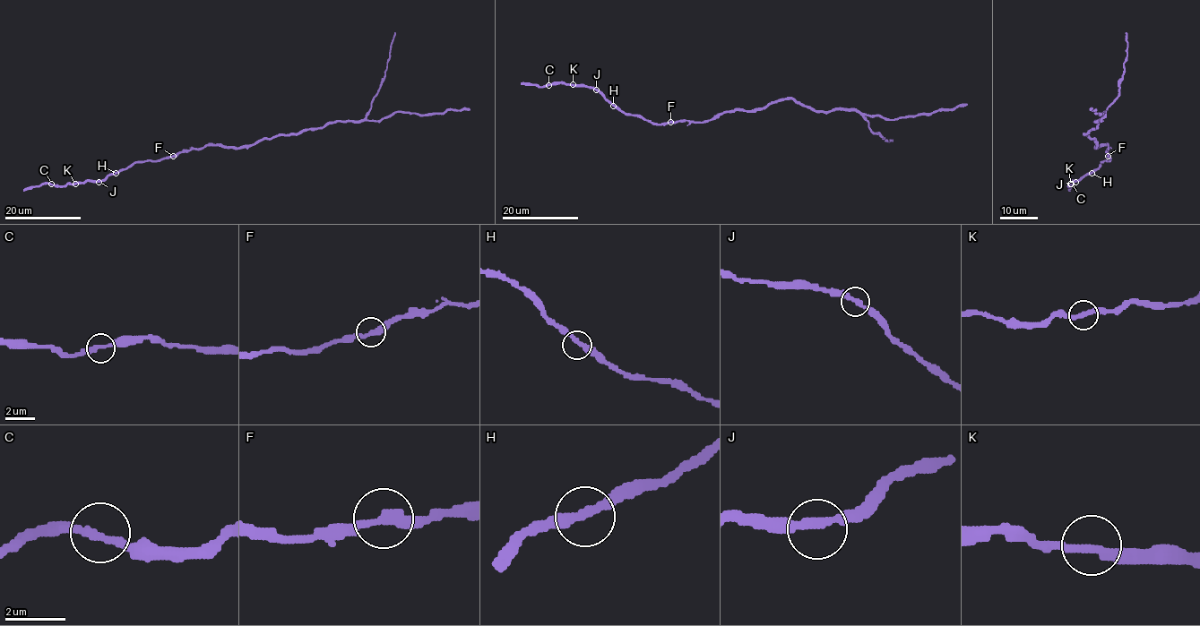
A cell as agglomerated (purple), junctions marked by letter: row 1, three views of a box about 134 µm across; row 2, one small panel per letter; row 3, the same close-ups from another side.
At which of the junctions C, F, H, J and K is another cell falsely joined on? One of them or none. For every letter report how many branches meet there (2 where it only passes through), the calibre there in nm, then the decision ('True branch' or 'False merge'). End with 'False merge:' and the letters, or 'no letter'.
C: Branches: 2. Thickness 300 nm. True branch
F: Branches: 2. Thickness 340 nm. True branch
H: Branches: 2. Thickness 320 nm. True branch
J: Branches: 2. Thickness 320 nm. True branch
K: Branches: 2. Thickness 320 nm. True branch
False merge: no letter

